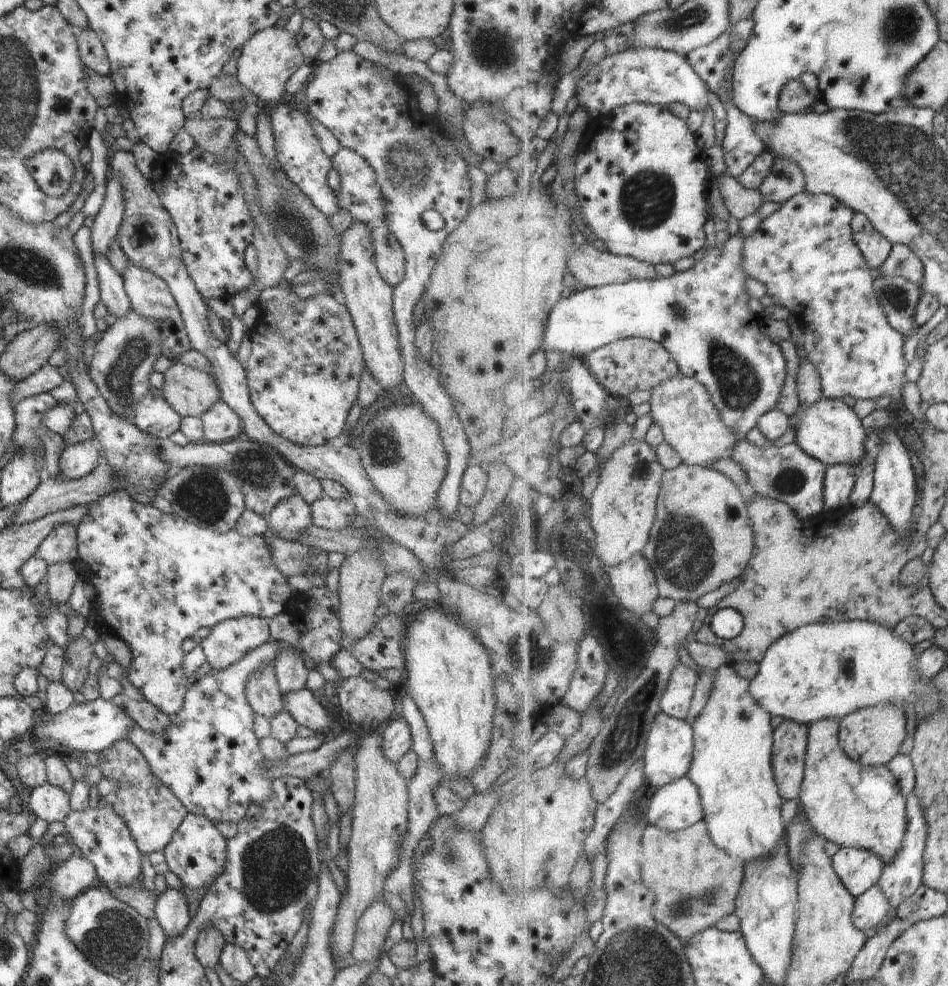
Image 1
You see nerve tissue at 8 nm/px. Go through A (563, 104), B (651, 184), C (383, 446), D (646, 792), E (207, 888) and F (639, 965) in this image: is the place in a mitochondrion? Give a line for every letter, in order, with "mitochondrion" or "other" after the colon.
A: other
B: mitochondrion
C: mitochondrion
D: other
E: other
F: mitochondrion

